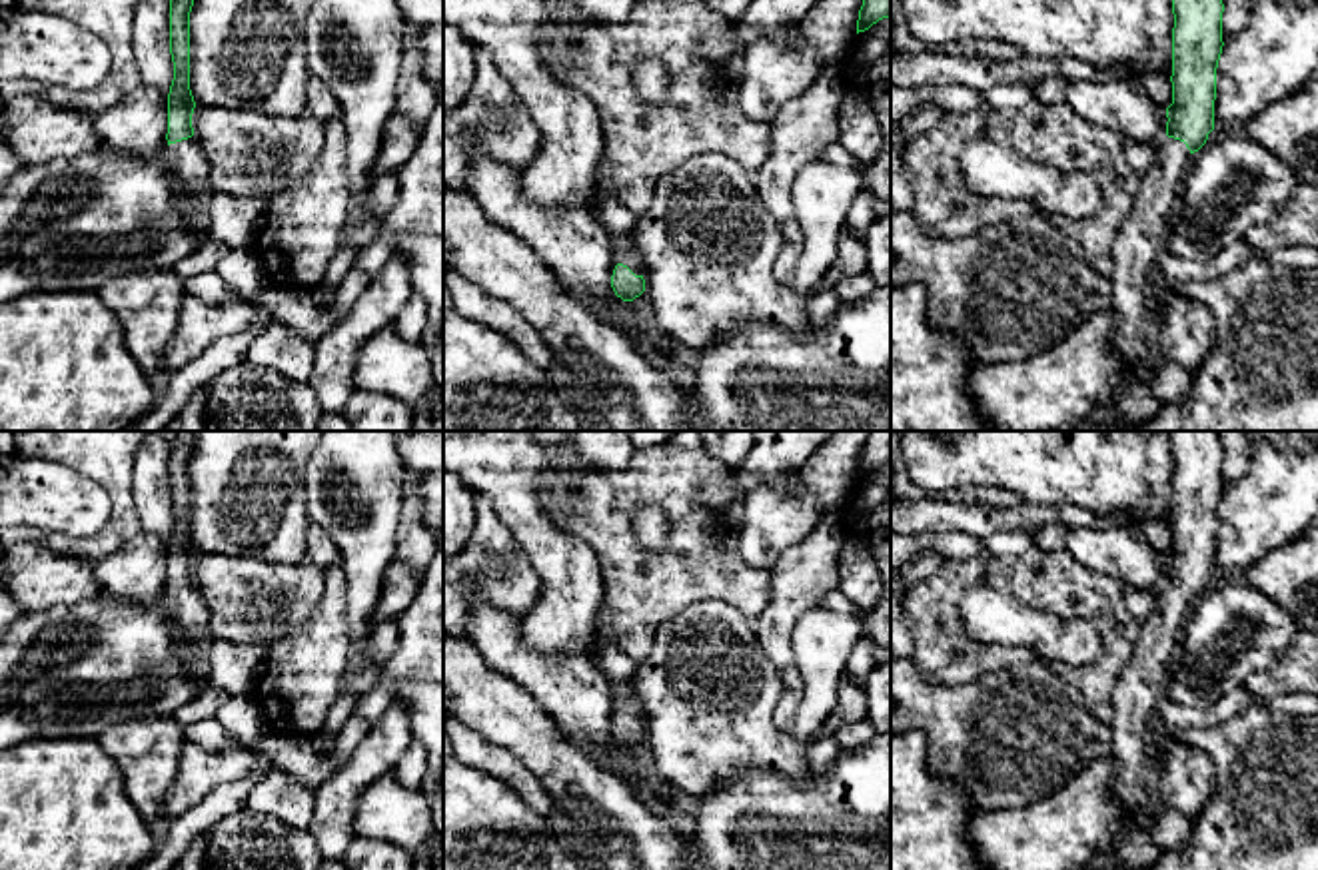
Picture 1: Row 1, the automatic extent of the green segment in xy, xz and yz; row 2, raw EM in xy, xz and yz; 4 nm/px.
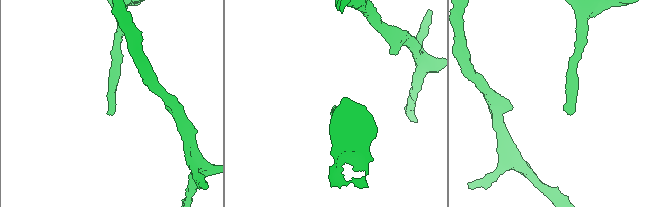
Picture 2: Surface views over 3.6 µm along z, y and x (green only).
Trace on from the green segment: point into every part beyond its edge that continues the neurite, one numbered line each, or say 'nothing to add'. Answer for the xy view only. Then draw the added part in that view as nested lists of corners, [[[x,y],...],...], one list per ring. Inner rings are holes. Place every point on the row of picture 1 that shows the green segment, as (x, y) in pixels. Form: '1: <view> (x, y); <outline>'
1: xy (190, 168); [[[194,138],[170,144],[162,154],[174,176],[178,204],[196,223],[206,223],[214,198],[210,162]]]

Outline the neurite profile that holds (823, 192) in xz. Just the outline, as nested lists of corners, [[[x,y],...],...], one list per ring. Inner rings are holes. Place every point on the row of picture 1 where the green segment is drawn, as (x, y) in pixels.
[[[823,158],[809,162],[793,182],[793,210],[805,247],[793,271],[793,289],[809,297],[831,269],[847,214],[863,190],[855,168],[835,166]]]

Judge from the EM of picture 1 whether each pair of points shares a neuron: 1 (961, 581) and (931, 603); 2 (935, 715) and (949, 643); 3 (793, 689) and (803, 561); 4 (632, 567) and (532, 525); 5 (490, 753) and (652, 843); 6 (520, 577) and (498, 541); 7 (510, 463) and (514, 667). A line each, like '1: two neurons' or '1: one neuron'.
1: one neuron
2: two neurons
3: one neuron
4: two neurons
5: two neurons
6: one neuron
7: two neurons

